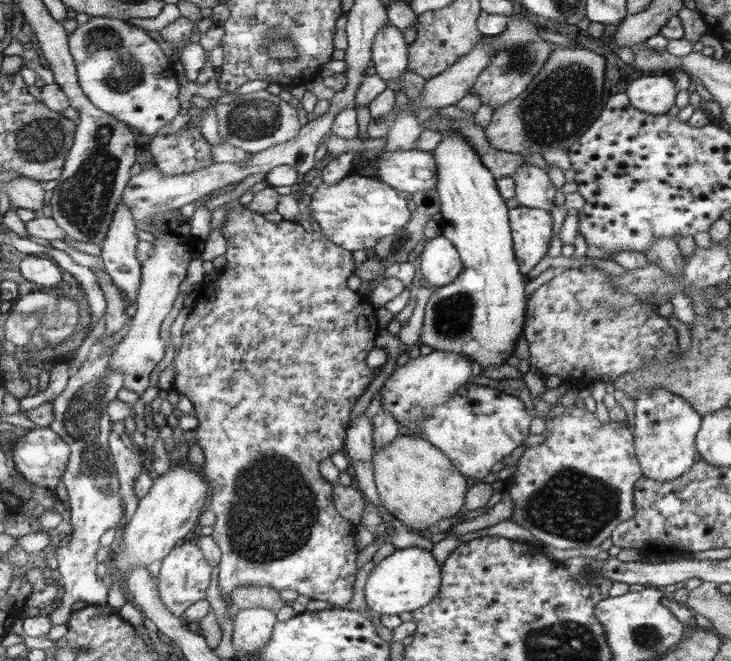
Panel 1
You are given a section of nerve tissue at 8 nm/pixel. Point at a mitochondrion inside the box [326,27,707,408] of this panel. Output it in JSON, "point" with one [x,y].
{"point":[559,107]}

